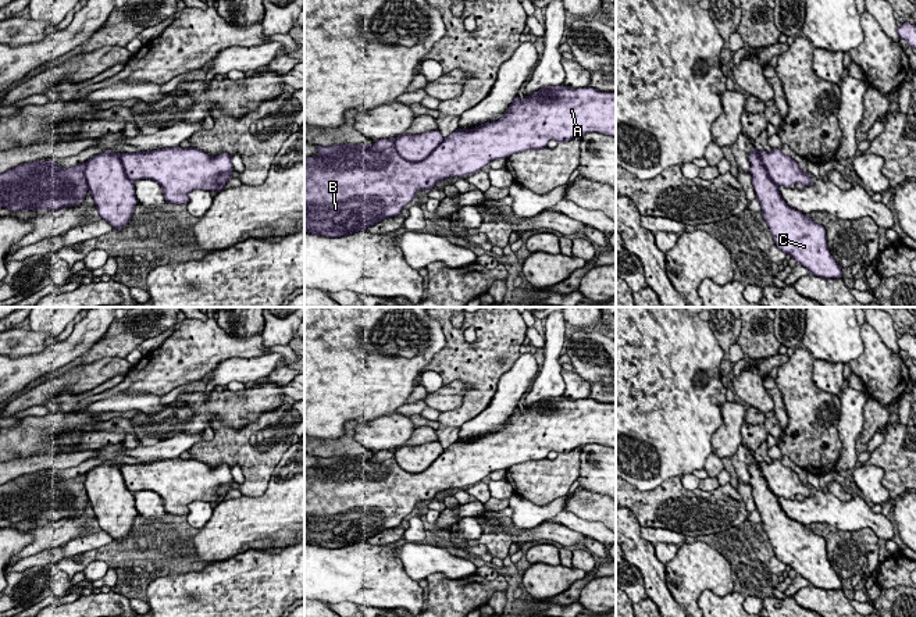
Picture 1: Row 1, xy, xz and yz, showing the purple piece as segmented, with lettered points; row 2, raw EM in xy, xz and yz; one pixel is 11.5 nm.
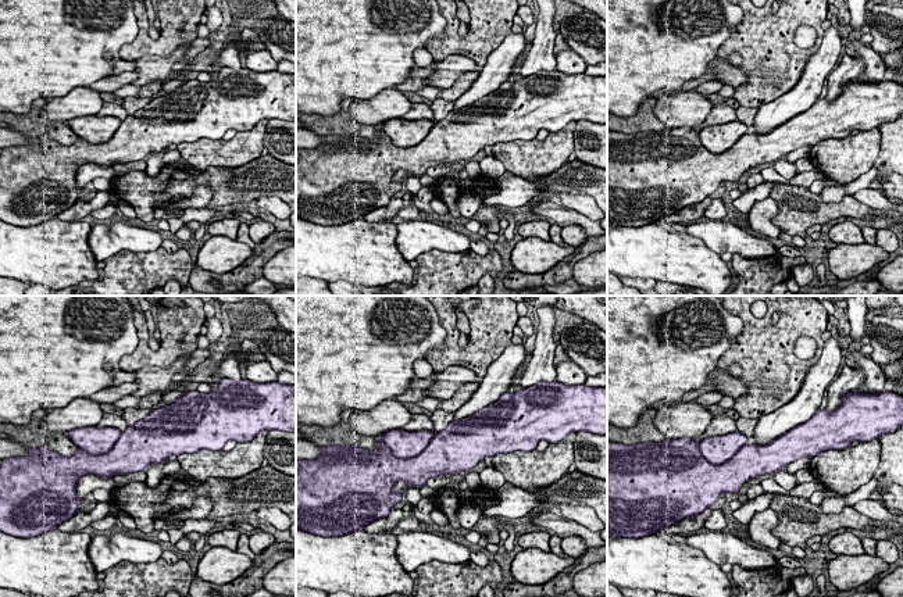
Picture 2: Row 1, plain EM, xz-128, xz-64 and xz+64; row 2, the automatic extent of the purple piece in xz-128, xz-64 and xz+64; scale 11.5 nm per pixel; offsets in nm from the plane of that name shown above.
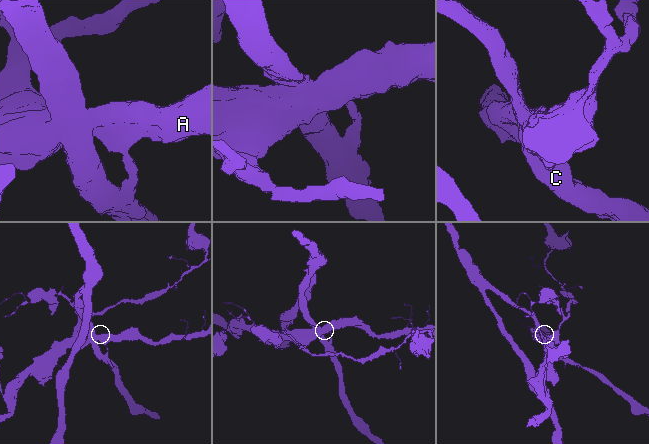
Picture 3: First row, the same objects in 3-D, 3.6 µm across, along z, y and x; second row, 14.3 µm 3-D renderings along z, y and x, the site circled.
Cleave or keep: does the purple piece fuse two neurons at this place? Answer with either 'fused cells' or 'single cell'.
single cell

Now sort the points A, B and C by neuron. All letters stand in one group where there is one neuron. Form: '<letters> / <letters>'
A B C

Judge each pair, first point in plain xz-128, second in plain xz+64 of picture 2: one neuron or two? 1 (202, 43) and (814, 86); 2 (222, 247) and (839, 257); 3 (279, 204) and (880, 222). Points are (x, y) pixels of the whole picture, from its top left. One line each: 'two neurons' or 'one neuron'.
1: one neuron
2: one neuron
3: two neurons

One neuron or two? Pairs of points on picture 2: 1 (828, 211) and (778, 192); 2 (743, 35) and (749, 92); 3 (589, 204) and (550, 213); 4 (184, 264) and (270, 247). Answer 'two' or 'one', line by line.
1: one
2: one
3: two
4: two

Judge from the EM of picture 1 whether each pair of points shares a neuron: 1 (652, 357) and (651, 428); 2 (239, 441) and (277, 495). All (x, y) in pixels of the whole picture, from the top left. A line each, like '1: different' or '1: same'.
1: same
2: different

